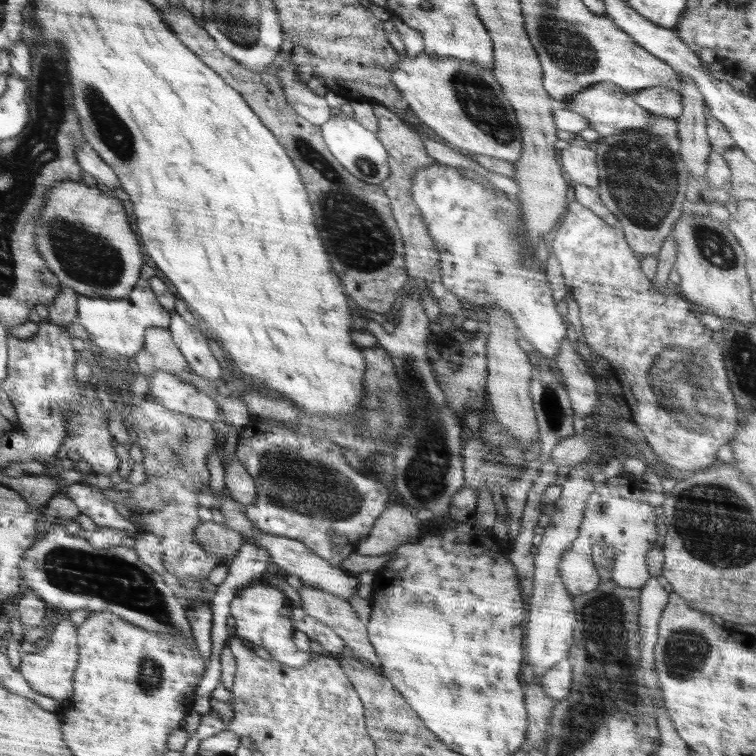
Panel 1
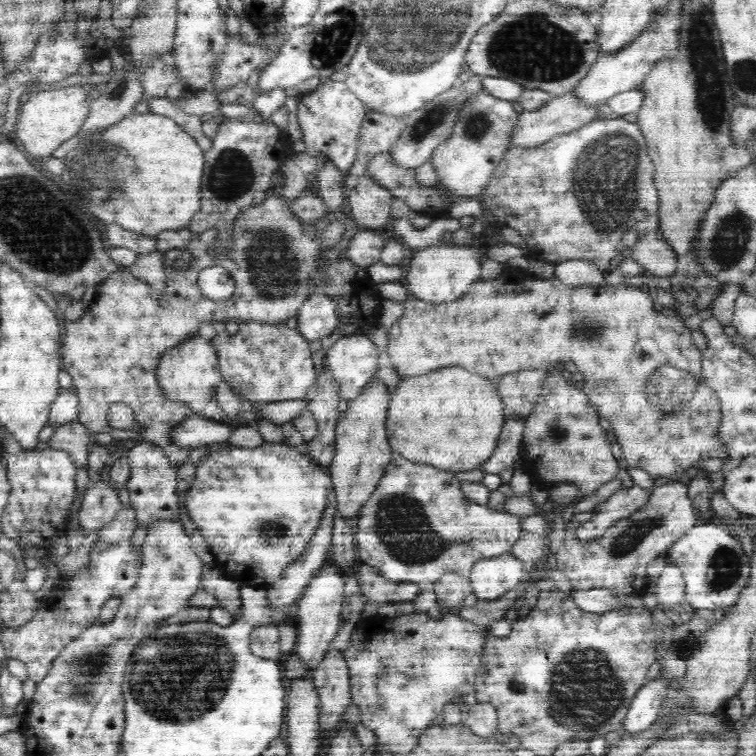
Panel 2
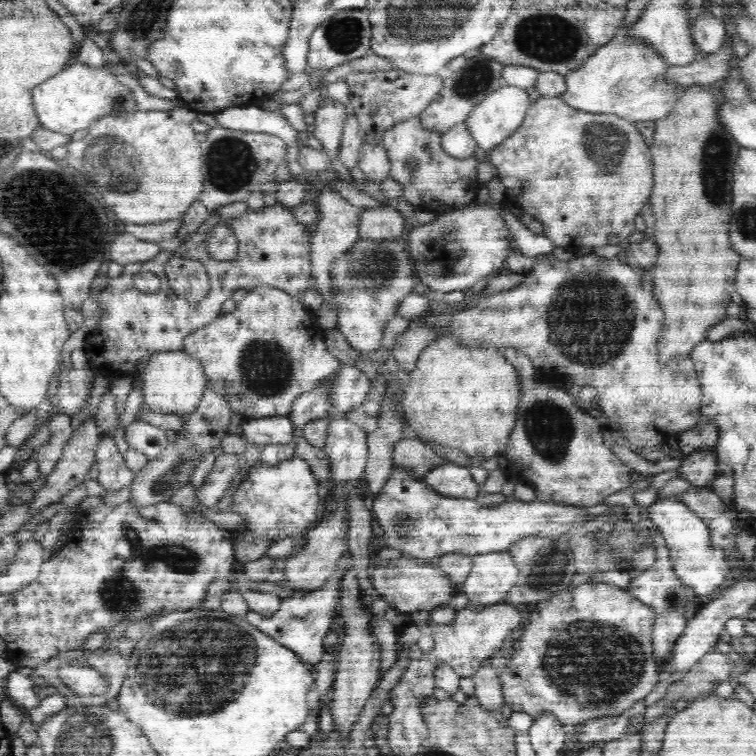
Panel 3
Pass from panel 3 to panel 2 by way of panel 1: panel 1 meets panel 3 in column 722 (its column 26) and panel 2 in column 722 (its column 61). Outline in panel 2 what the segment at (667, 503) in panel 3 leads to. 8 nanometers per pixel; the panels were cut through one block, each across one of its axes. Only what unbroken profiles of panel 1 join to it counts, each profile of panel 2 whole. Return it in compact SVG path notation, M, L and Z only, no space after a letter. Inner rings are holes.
M698 524L686 532L665 555L666 562L673 562L682 571L685 580L685 600L694 610L708 609L721 614L738 600L750 578L749 558L736 536L729 531L729 526L716 524Z

